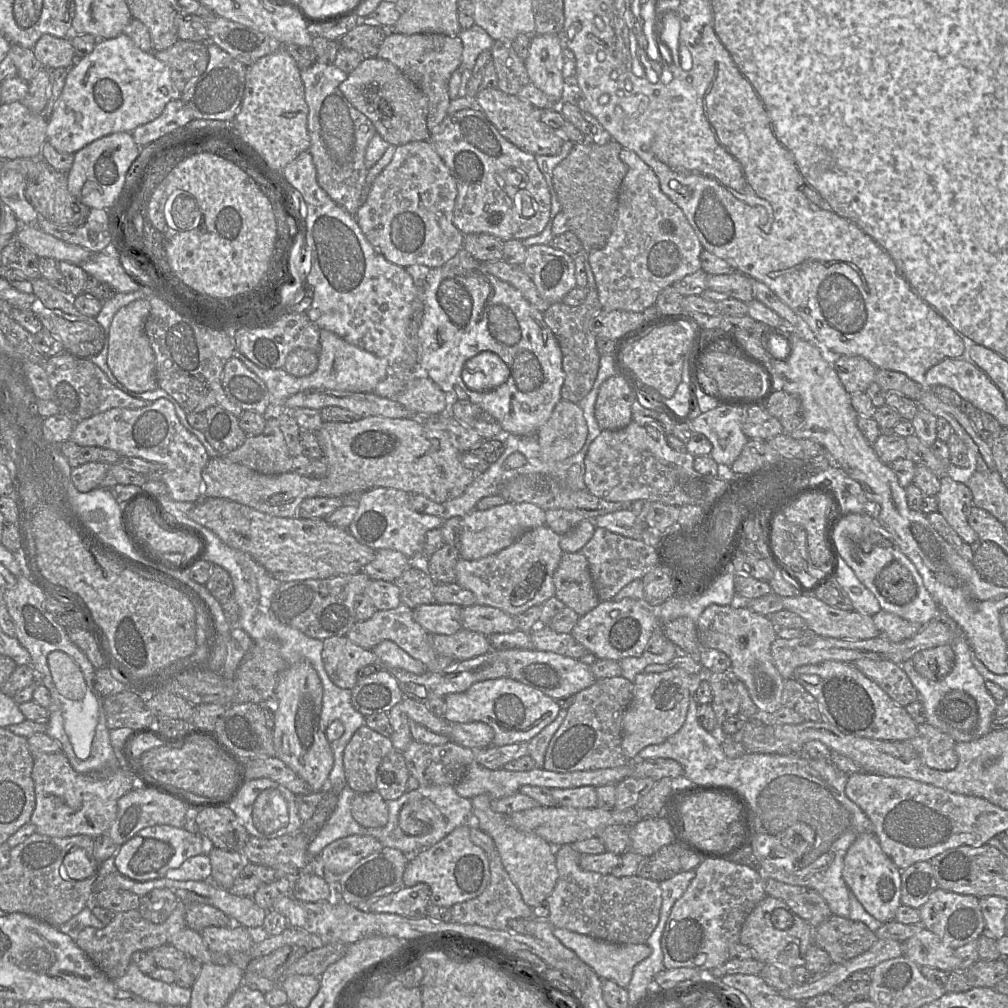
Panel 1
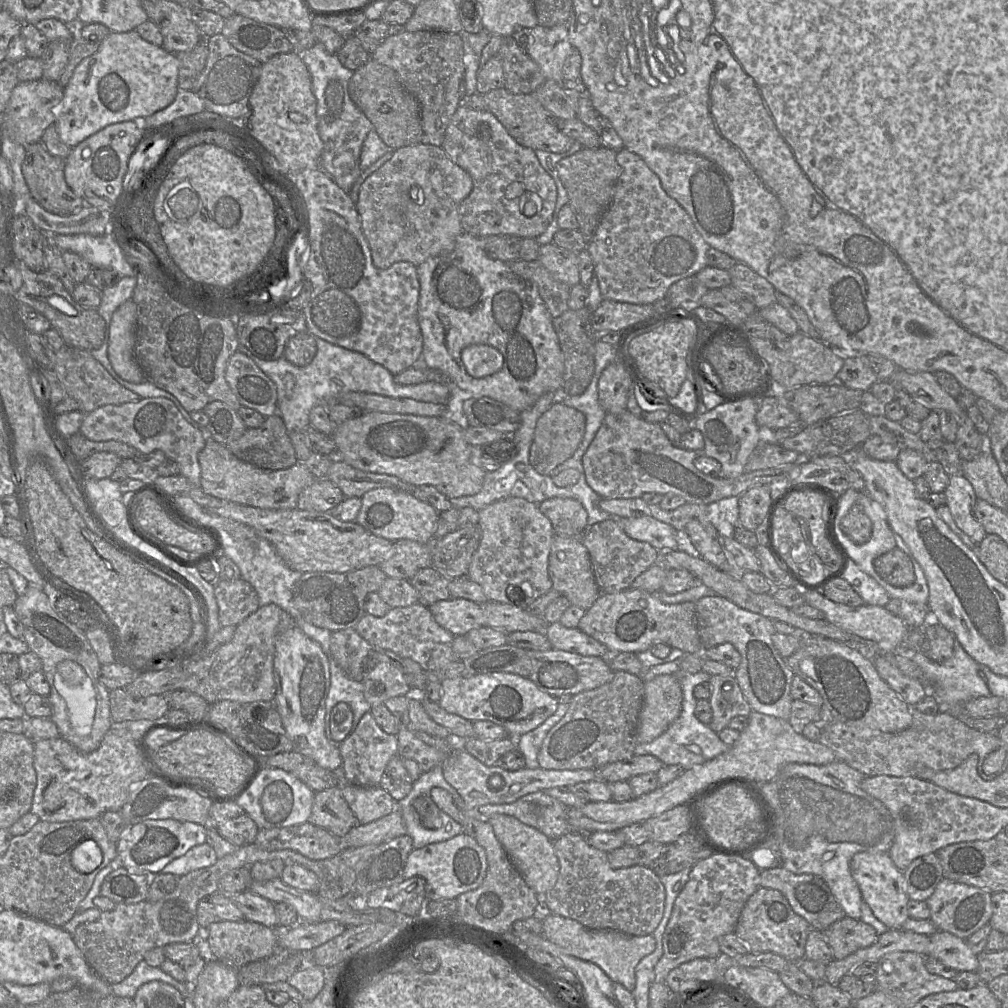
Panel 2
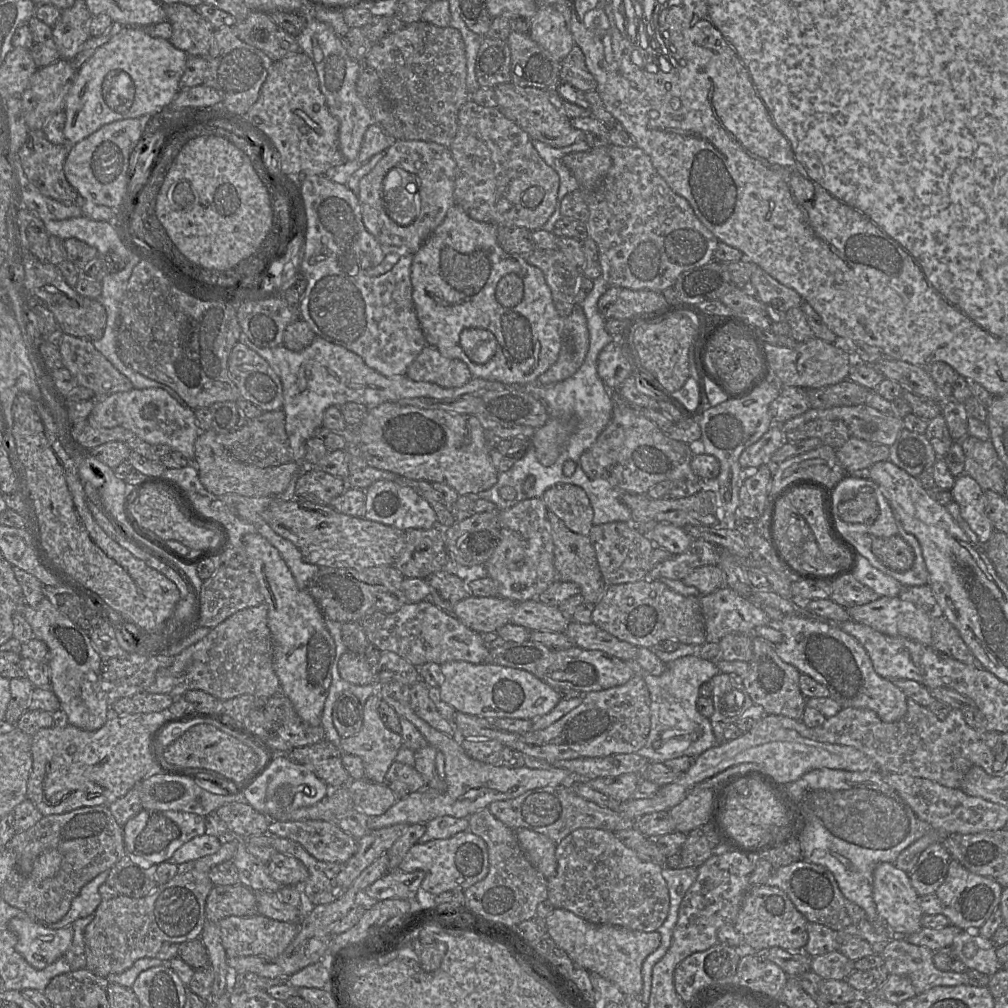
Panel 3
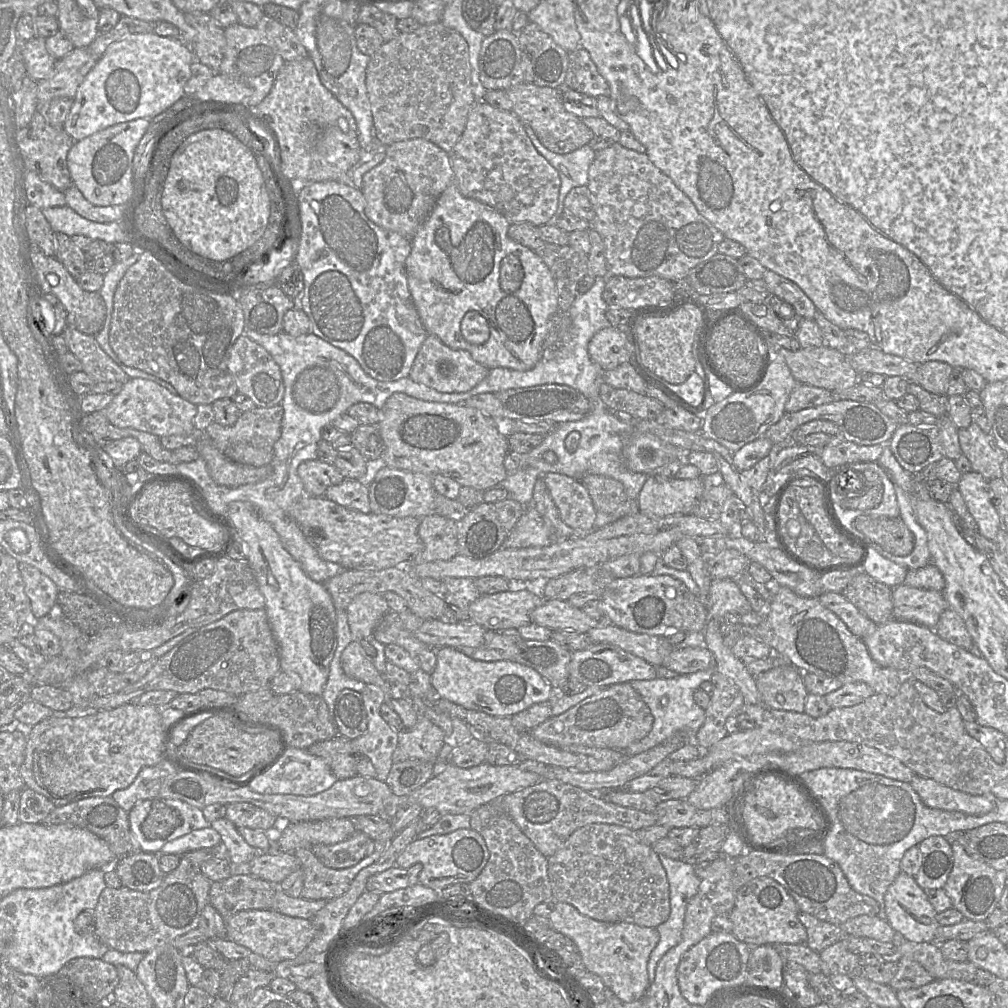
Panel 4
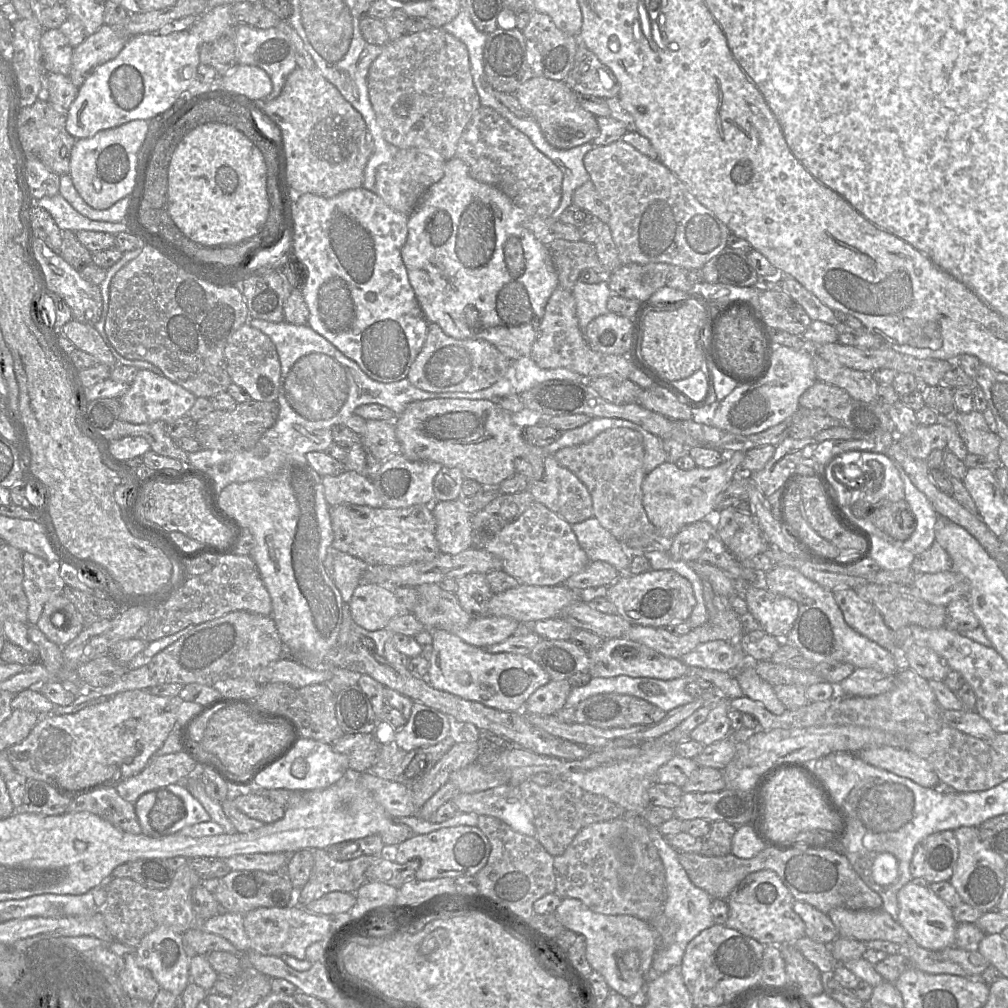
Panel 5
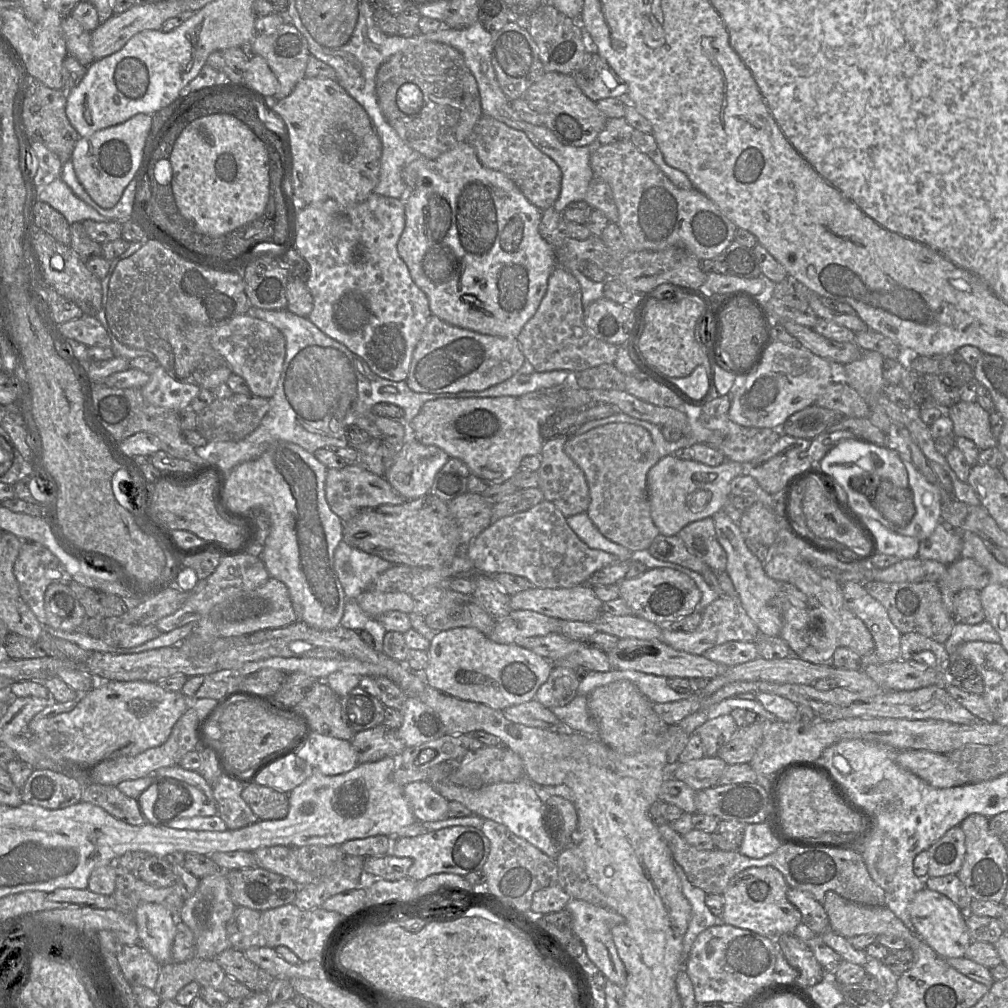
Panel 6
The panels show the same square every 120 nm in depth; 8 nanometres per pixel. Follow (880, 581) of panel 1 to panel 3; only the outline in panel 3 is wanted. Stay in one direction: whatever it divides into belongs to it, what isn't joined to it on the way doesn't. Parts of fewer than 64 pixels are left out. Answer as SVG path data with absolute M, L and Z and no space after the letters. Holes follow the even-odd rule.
M899 535L875 537L872 552L884 565L895 571L909 570L915 559L912 547Z

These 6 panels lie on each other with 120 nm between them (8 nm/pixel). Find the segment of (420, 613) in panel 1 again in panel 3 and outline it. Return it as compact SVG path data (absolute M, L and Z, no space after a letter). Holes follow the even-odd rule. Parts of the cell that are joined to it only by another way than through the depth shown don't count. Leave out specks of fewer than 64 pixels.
M468 596L453 607L451 614L473 631L494 634L500 627L510 623L516 604L500 596Z

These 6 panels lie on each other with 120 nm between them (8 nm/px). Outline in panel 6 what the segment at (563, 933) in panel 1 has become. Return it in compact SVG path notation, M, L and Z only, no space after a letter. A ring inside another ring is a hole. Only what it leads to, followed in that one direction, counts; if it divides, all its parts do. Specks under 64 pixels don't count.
M573 898L569 900L565 909L572 916L573 933L582 940L590 960L607 980L624 988L627 983L627 972L614 943L612 929L615 926L624 924L625 918L613 909L602 908L587 901Z

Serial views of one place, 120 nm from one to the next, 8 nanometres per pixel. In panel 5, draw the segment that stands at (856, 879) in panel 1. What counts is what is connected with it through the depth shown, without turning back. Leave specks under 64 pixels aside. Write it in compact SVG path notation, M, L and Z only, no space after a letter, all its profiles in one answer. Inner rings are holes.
M912 880L899 890L897 900L899 906L897 922L918 946L930 951L942 951L954 946L958 923L953 917L952 908L935 895L928 885Z

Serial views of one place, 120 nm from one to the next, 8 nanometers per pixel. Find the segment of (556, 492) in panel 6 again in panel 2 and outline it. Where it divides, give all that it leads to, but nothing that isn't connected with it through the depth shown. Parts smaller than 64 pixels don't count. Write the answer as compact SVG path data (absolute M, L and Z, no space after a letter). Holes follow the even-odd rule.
M551 498L539 504L539 509L552 523L555 534L580 537L588 528L588 514L583 505L572 498Z

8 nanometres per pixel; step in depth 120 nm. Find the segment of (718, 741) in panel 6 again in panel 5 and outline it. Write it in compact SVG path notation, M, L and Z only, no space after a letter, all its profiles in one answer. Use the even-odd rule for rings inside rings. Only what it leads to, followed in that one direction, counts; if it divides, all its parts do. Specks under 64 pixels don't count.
M719 699L706 720L690 733L689 738L708 746L727 737L731 732L731 722L728 718L729 701Z

